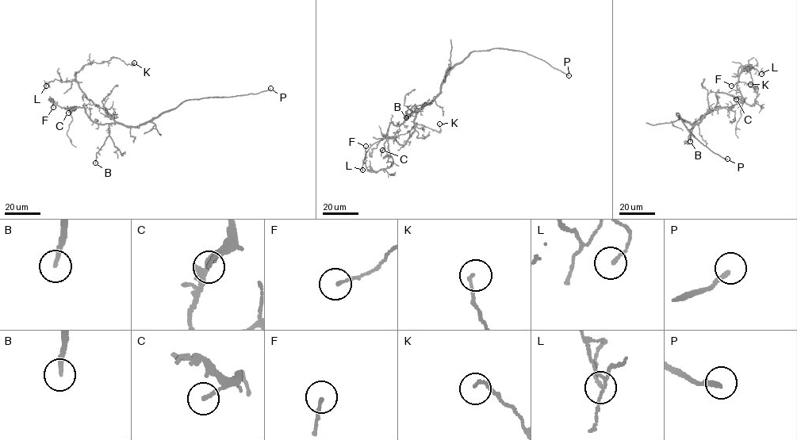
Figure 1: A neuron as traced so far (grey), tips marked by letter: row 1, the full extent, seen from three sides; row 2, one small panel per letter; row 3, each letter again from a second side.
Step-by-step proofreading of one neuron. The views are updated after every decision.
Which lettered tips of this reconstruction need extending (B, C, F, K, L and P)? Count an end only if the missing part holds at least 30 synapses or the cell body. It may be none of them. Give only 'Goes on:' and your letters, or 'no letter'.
Goes on: P

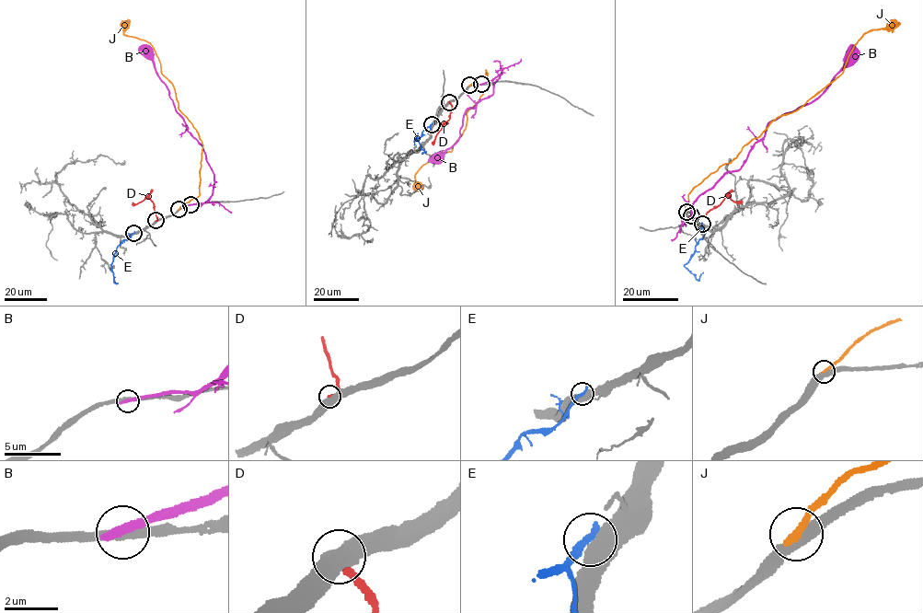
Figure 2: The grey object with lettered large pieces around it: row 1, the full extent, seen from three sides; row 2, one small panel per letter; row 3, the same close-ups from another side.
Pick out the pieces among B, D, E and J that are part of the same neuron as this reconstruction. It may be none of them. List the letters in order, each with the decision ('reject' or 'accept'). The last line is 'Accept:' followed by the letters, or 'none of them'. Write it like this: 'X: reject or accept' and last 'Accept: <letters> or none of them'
B: reject
D: reject
E: reject
J: accept
Accept: J

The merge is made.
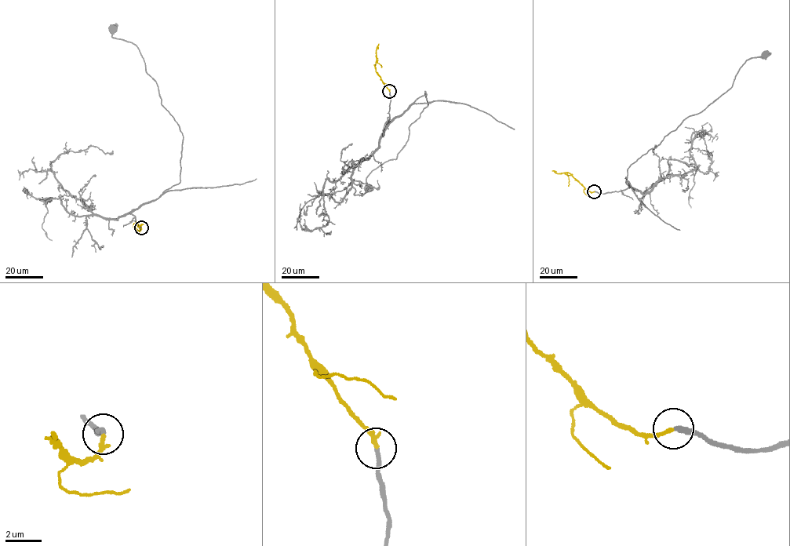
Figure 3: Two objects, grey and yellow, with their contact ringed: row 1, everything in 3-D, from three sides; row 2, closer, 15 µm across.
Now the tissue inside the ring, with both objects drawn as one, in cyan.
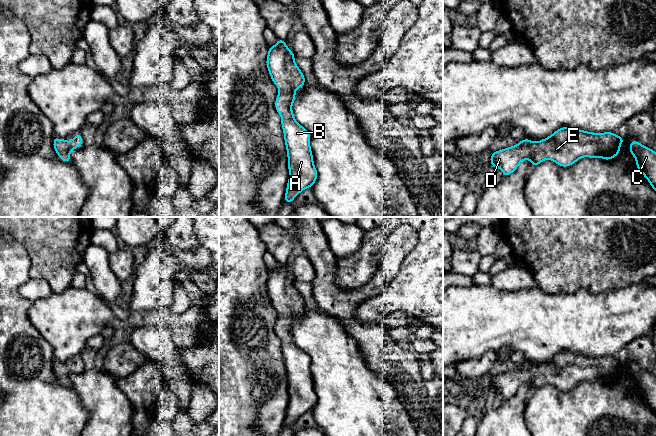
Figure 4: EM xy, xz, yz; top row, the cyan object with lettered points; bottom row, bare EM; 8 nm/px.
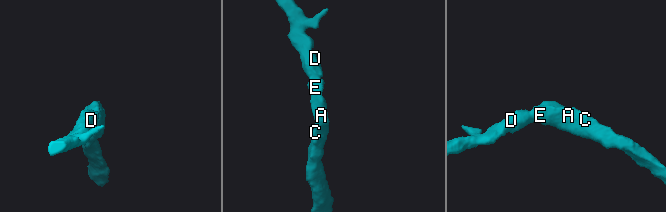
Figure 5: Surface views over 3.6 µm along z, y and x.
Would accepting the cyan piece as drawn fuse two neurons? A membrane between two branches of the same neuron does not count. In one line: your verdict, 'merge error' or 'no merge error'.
no merge error

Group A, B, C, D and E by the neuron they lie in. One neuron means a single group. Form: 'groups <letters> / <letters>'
groups A B C D E

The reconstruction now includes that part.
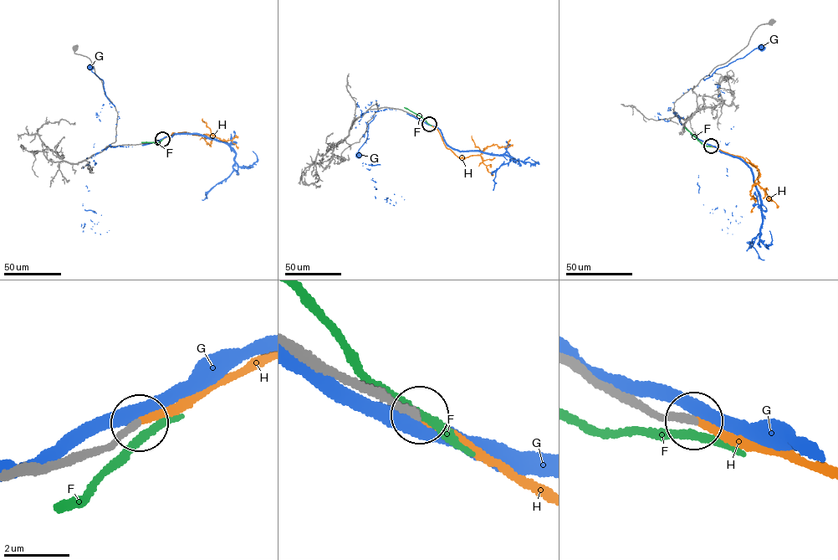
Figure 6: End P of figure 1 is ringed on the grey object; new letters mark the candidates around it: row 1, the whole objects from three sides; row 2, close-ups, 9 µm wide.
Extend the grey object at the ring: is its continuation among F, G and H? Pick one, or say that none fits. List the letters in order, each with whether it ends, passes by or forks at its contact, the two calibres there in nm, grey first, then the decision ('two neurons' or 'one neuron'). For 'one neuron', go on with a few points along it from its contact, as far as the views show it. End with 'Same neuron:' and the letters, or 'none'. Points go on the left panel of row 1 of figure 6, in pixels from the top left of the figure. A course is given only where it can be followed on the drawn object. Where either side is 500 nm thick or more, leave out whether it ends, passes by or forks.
F: it passes by | 220/240 nm | two neurons
G: it passes by | 220/460 nm | two neurons
H: it ends | 220/240 nm | one neuron | via (162, 139), (172, 132), (212, 135), (222, 140), (231, 140), (237, 148)
Same neuron: H

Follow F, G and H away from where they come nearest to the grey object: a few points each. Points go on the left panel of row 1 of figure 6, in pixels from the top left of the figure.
F: (162, 139), (158, 142), (141, 142)
G: (161, 139), (142, 145), (103, 150), (109, 147), (117, 135), (119, 111), (105, 95), (102, 79), (90, 68)
H: (162, 139), (172, 132), (212, 135), (222, 140), (231, 140), (237, 148)

